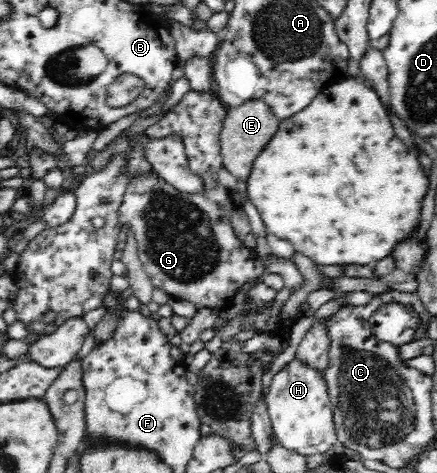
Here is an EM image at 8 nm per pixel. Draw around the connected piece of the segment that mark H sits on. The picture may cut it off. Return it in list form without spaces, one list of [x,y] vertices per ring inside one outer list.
[[[295,358],[272,378],[265,404],[272,422],[273,436],[283,449],[309,456],[333,449],[333,444],[338,441],[324,373],[307,367],[301,359]]]

